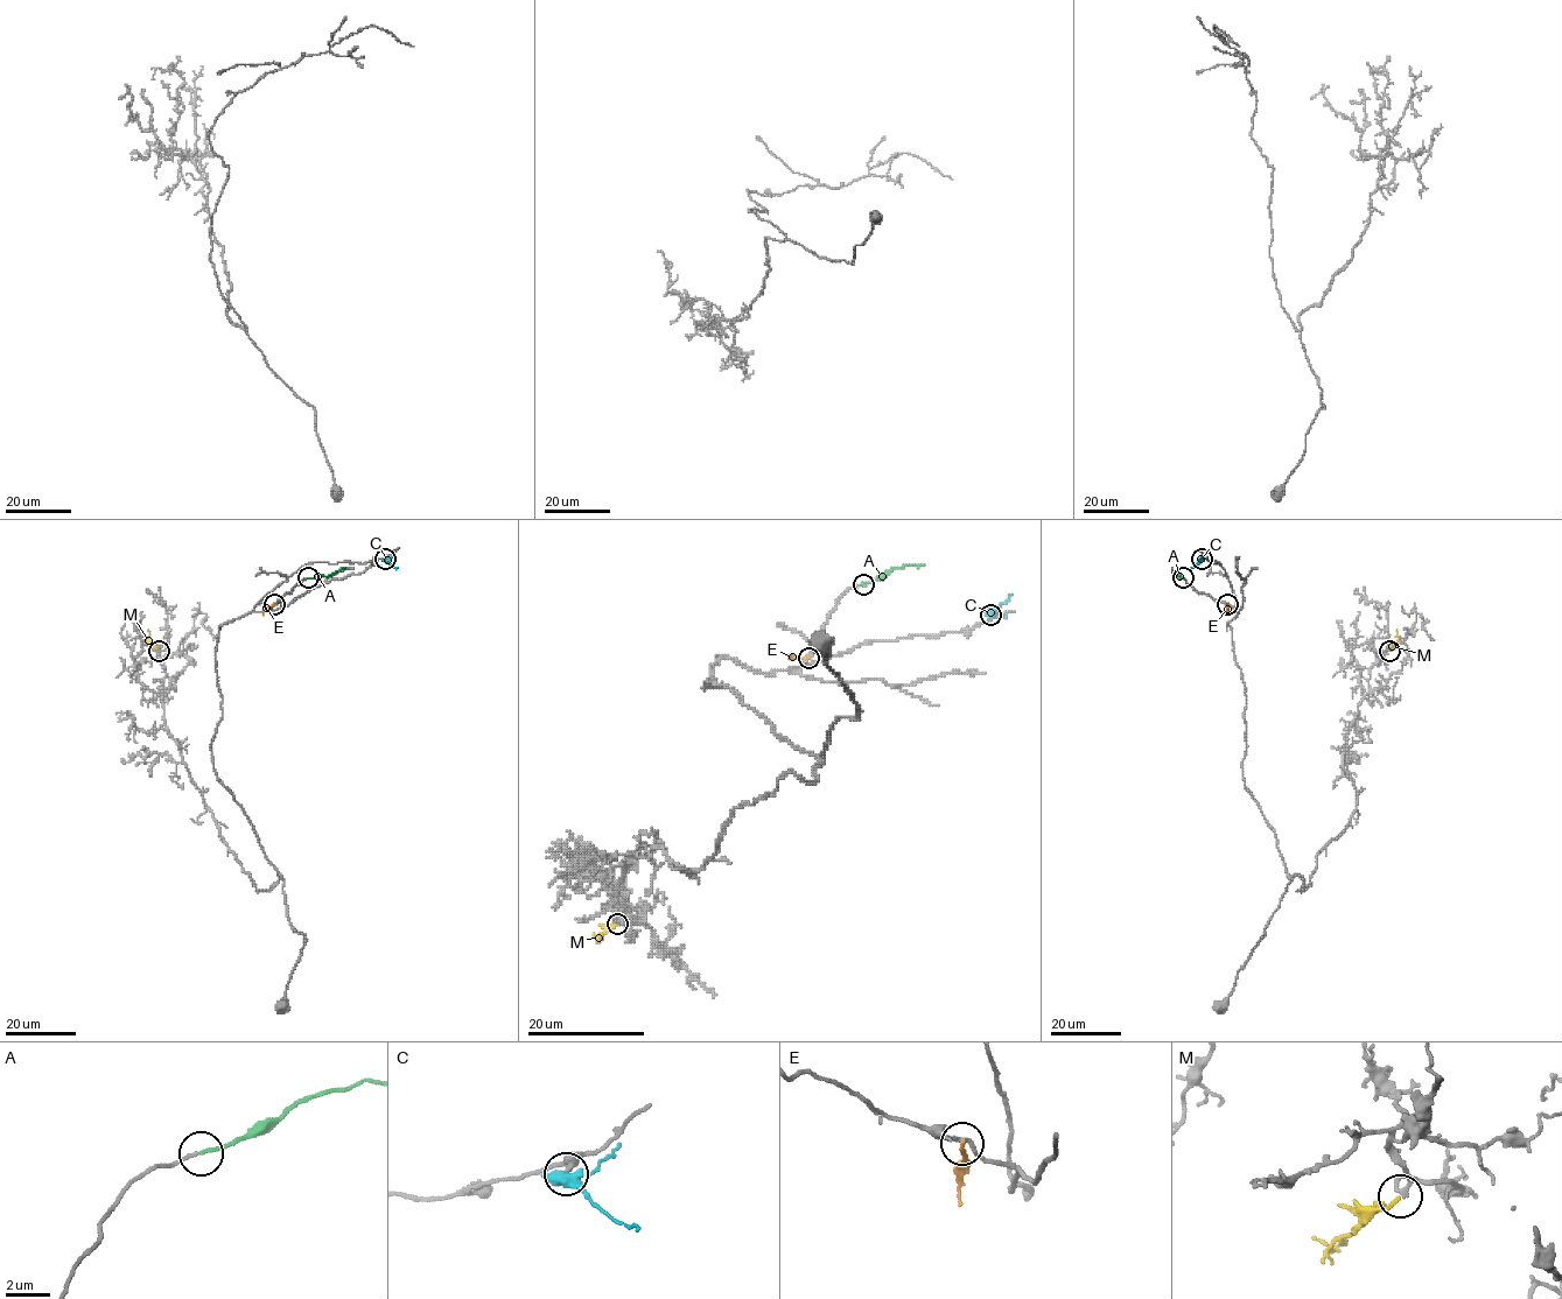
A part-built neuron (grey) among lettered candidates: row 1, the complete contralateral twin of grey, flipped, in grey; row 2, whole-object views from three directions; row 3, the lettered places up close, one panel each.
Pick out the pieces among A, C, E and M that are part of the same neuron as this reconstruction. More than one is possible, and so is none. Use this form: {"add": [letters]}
{"add": ["A", "M"]}

